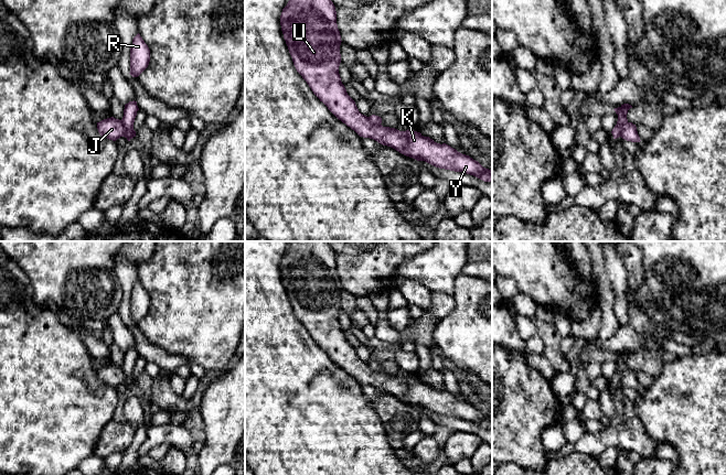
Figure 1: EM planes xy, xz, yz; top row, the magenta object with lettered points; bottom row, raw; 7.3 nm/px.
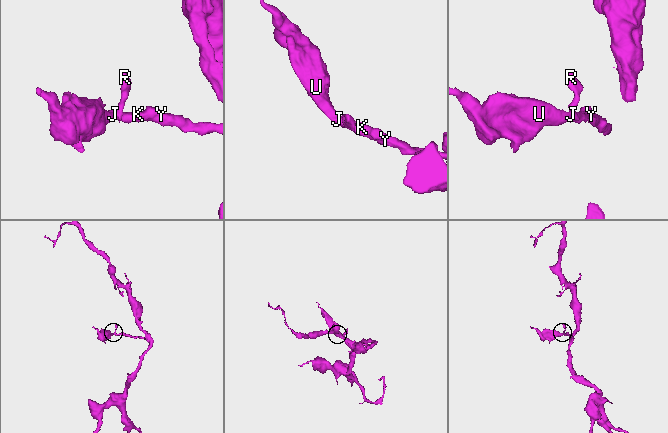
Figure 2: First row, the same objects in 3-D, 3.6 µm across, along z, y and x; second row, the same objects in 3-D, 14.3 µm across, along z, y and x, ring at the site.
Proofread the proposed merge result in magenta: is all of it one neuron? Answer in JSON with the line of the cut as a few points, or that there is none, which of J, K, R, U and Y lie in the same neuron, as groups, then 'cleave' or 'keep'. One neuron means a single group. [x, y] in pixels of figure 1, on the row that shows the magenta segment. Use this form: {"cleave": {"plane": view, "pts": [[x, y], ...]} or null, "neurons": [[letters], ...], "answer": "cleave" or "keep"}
{"cleave": {"plane": "xy", "pts": [[120, 120], [127, 130], [132, 130]]}, "neurons": [["J", "K", "U", "Y"], ["R"]], "answer": "cleave"}

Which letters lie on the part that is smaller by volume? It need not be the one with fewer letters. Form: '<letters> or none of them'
R

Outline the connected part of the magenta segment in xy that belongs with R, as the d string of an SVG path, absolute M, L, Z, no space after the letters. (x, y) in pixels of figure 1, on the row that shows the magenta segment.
M138 33L130 46L130 75L138 77L149 65L150 50Z

